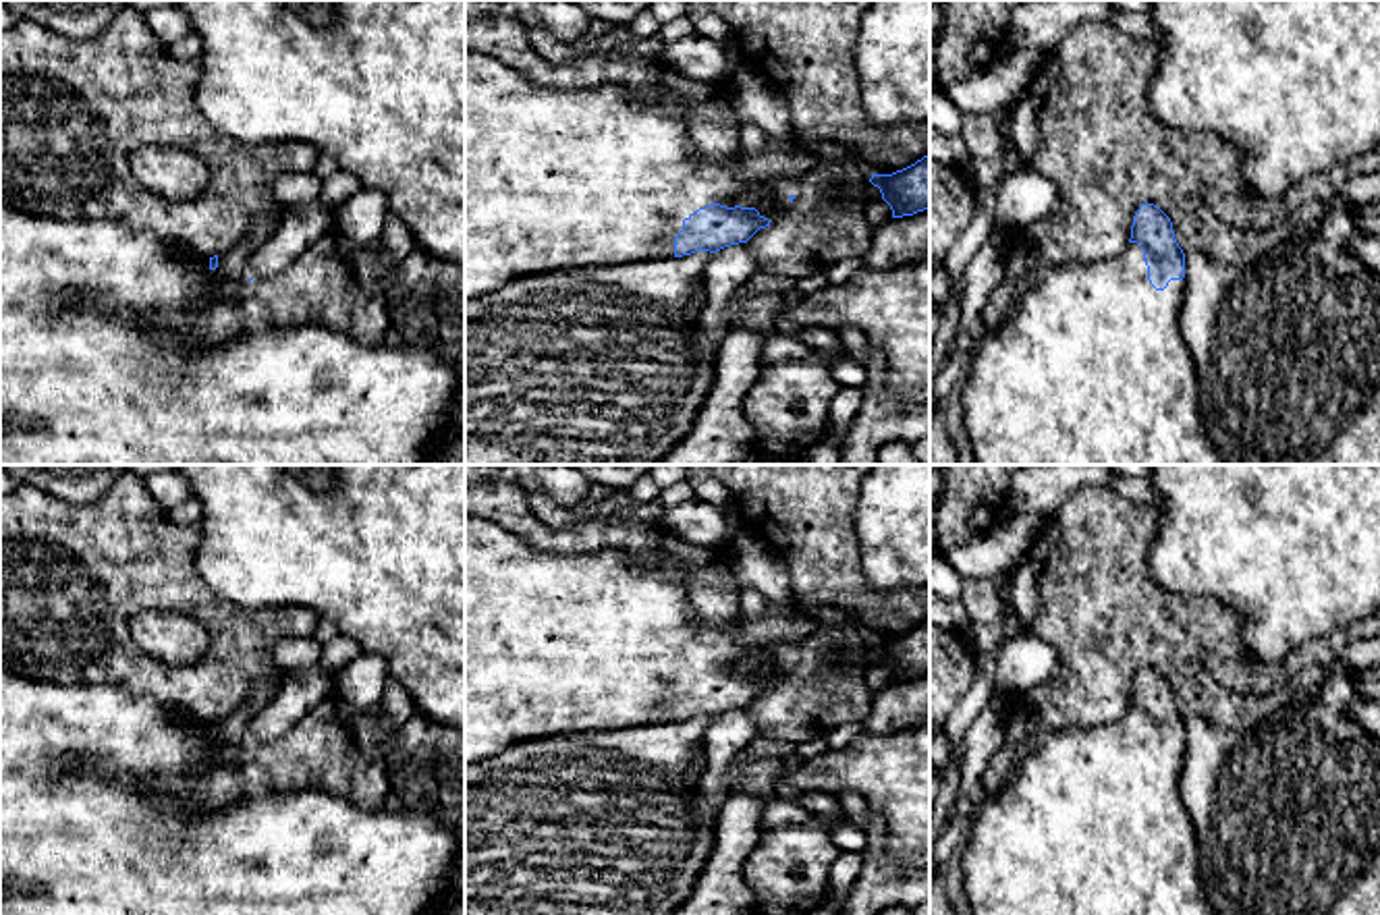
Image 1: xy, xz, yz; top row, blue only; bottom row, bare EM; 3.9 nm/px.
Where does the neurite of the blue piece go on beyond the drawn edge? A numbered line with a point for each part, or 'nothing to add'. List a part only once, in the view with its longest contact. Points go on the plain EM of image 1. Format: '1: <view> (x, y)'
1: xz (555, 644)

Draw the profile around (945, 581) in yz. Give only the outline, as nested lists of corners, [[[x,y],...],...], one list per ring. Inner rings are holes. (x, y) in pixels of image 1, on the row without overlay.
[[[930,548],[930,595],[950,602],[963,598],[965,579],[948,564],[946,556]]]

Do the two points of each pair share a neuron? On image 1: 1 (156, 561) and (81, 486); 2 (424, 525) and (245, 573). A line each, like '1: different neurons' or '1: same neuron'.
1: different neurons
2: same neuron

